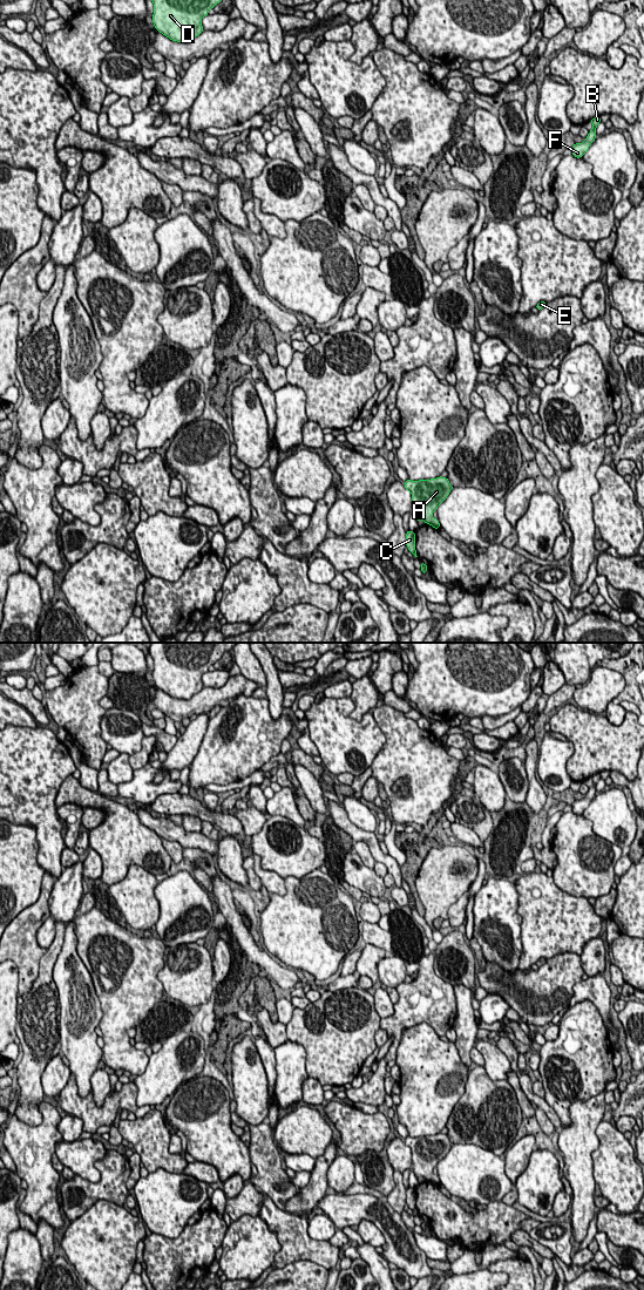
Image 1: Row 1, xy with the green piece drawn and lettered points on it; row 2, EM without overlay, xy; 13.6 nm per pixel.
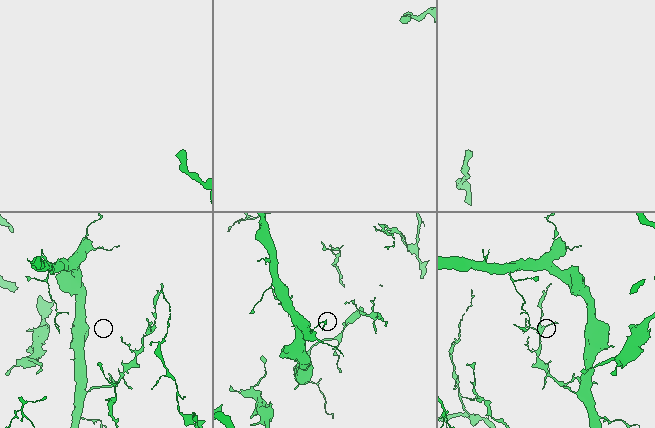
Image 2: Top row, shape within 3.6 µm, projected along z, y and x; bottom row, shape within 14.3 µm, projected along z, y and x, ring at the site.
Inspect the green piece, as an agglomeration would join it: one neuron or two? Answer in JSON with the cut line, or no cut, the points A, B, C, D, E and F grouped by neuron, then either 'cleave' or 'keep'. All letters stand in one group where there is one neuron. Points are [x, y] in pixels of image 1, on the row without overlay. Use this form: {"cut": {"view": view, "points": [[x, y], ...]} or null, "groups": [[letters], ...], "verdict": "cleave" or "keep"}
{"cut": null, "groups": [["A", "B", "C", "D", "E", "F"]], "verdict": "keep"}

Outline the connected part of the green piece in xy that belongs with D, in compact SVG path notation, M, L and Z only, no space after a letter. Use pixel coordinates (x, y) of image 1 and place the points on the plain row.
M151 643L152 679L157 688L177 699L190 699L203 687L202 675L236 643Z

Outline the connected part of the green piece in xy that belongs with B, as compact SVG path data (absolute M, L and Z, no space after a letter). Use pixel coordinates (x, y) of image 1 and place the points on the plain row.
M599 773L594 774L590 779L592 780L592 786L589 788L587 795L582 800L575 800L572 802L572 809L571 810L576 815L583 814L583 812L588 808L591 800L595 797L595 795L596 795L596 785L601 780L601 774Z

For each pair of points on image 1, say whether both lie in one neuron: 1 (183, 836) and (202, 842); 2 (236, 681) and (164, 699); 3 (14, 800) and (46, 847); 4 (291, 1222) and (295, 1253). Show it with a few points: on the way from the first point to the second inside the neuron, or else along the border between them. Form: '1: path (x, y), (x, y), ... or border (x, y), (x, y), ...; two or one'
1: path (188, 840), (197, 840); one
2: path (218, 697), (209, 697), (196, 705), (182, 705); one
3: path (26, 810), (46, 830), (46, 835); one
4: path (291, 1229), (295, 1246); one

